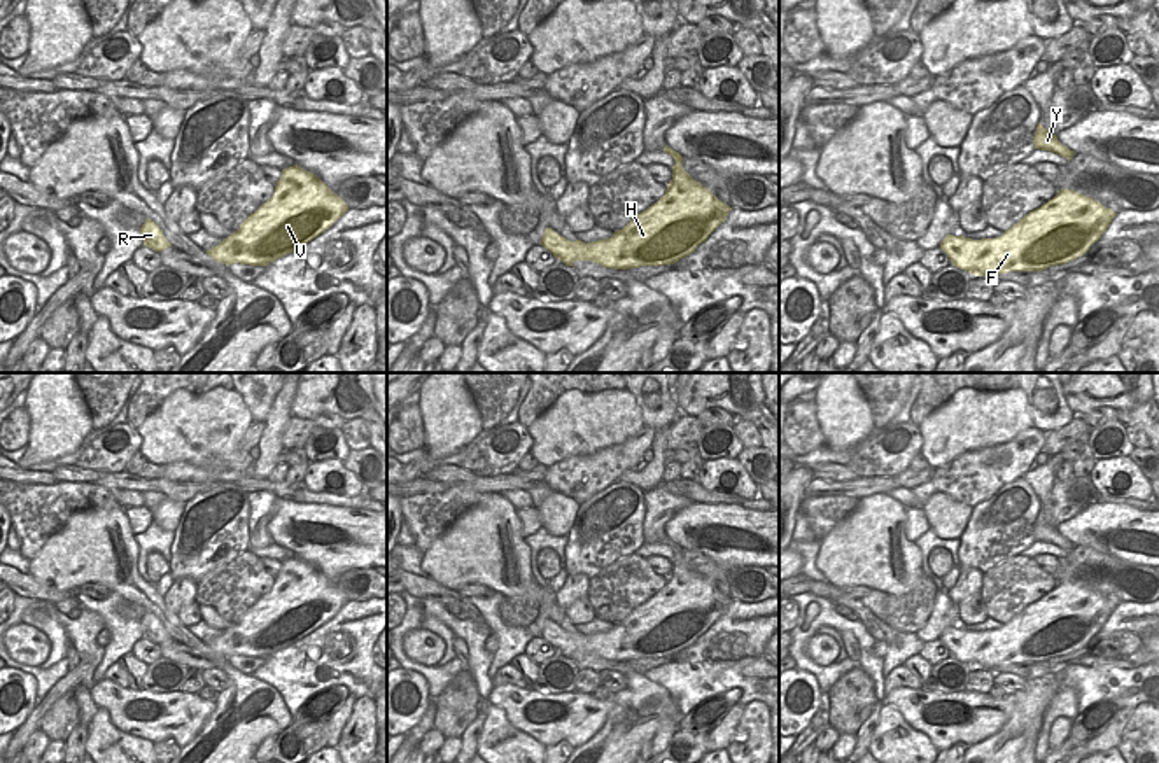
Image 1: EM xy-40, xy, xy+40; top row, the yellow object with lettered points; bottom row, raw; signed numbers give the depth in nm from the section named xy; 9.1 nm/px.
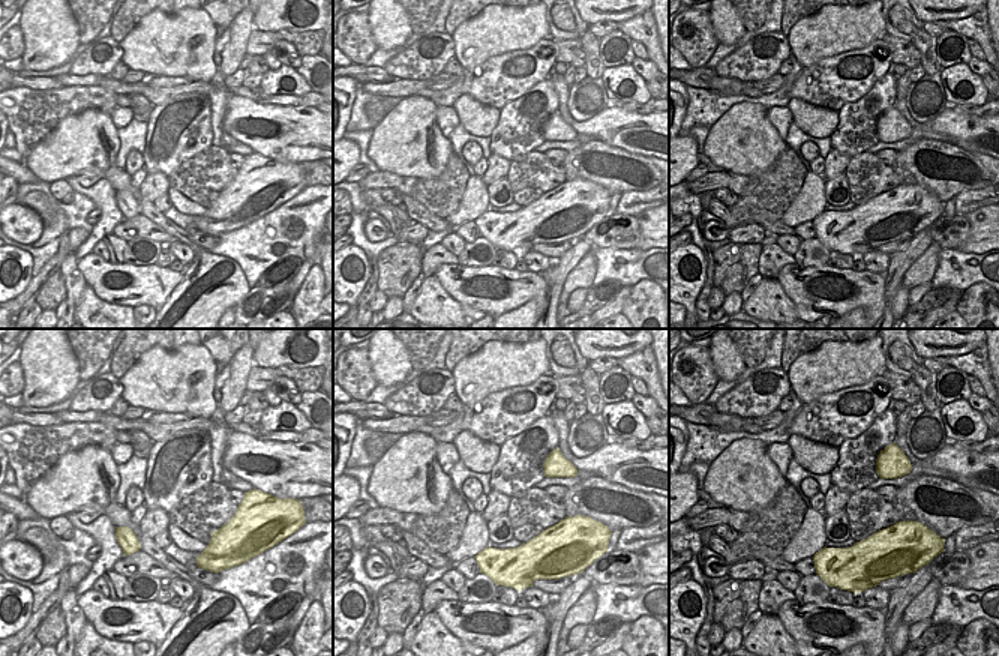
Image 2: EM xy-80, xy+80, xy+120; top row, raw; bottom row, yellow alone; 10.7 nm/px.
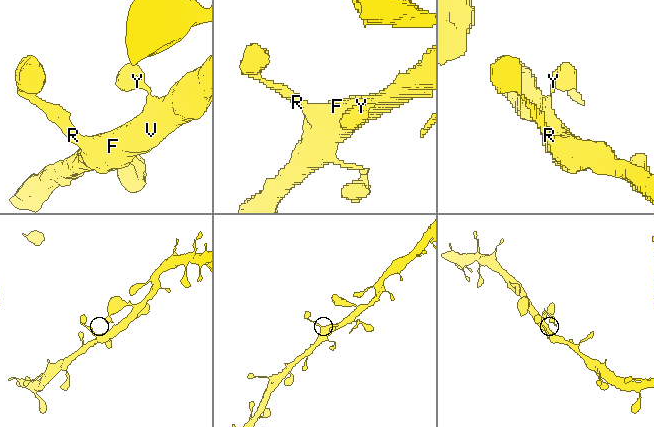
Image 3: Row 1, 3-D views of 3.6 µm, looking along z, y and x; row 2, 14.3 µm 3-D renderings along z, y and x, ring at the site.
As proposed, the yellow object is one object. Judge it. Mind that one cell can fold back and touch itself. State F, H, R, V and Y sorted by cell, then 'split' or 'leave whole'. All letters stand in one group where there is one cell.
groups F H R V Y; leave whole

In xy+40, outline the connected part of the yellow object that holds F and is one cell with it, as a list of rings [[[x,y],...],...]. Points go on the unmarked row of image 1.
[[[1061,581],[996,630],[947,626],[940,640],[972,667],[994,670],[1008,663],[1042,663],[1084,648],[1117,606],[1099,593]]]

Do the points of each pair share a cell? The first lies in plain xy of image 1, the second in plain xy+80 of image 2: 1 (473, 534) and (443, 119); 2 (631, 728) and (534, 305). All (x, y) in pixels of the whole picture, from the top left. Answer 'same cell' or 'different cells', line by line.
1: different cells
2: same cell

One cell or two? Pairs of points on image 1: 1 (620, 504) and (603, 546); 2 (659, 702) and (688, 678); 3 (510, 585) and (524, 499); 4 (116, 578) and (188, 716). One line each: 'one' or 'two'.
1: one
2: two
3: two
4: two

